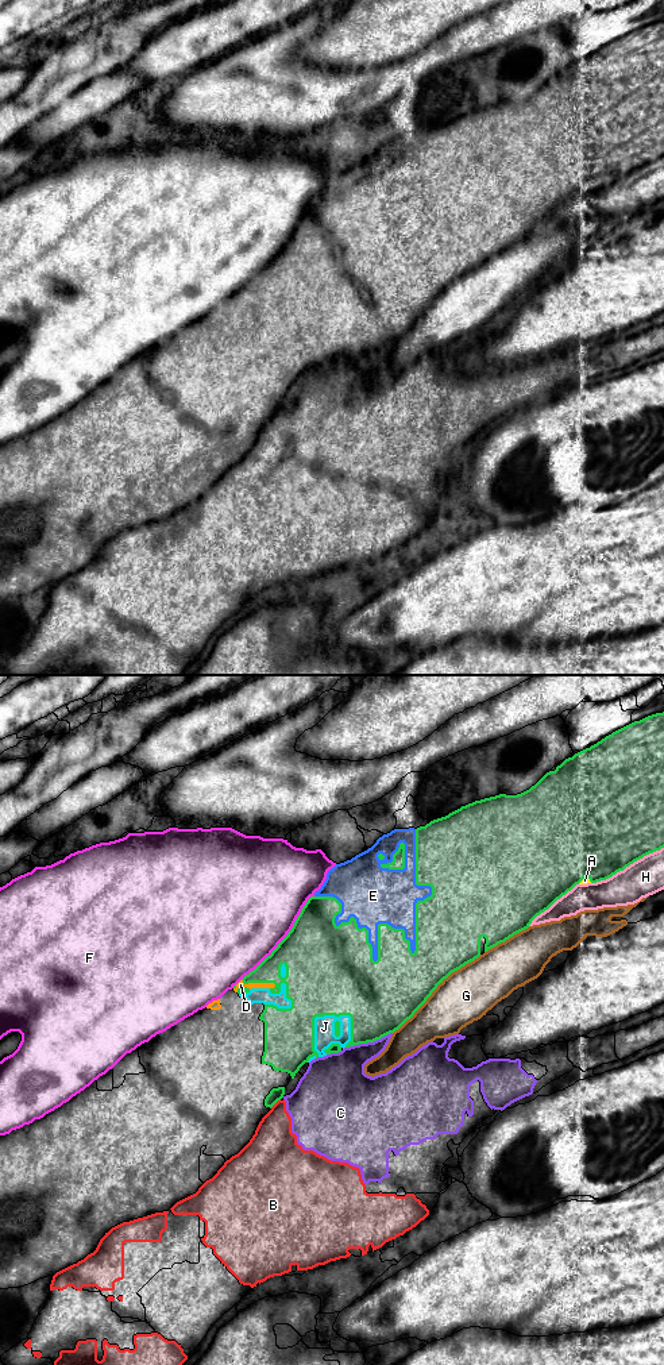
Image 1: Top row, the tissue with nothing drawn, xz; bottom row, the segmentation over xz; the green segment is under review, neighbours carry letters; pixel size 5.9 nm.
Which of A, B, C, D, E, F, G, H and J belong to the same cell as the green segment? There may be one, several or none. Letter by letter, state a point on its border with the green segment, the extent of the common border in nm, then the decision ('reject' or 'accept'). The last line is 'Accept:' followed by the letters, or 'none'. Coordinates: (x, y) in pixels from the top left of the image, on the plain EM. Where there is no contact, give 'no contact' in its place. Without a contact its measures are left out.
A: contact xz (585, 185); length 90 nm; accept
B: contact xz (274, 412); length 80 nm; reject
C: contact xz (369, 350); length 300 nm; reject
D: contact xz (254, 290); length 260 nm; accept
E: contact xz (416, 232); length 850 nm; accept
F: contact xz (284, 247); length 650 nm; reject
G: contact xz (436, 296); length 700 nm; reject
H: contact xz (626, 174); length 480 nm; reject
J: contact xz (313, 334); length 380 nm; accept
Accept: A, D, E, J

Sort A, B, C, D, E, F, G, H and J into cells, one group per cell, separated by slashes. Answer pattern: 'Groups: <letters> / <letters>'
Groups: A D E J / B C / F / G / H

